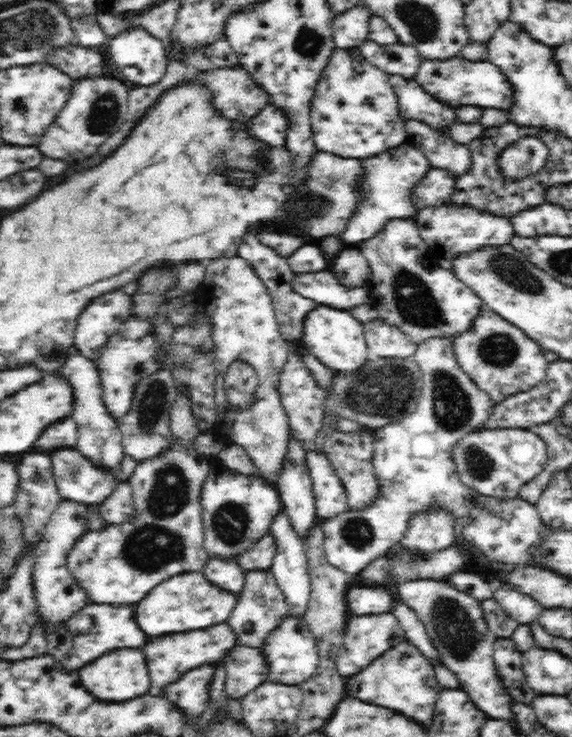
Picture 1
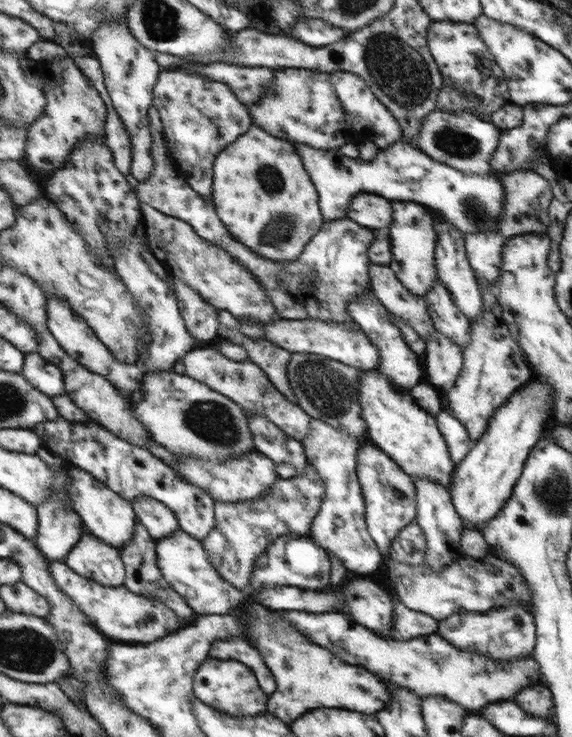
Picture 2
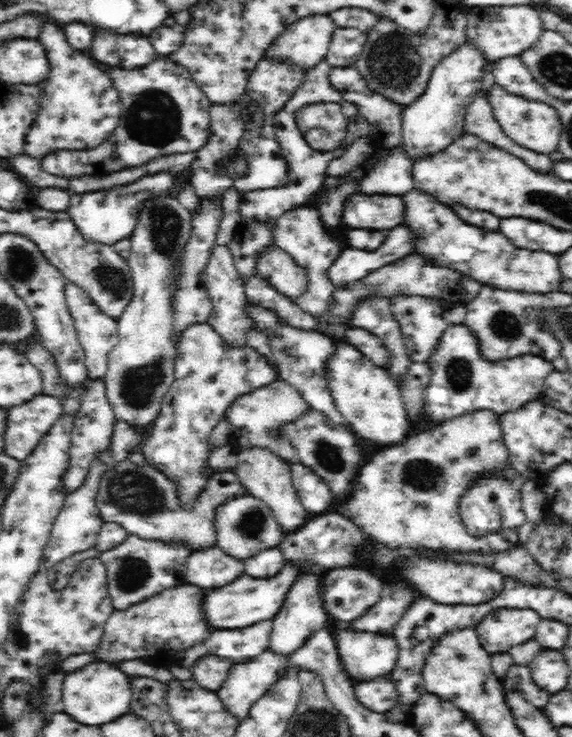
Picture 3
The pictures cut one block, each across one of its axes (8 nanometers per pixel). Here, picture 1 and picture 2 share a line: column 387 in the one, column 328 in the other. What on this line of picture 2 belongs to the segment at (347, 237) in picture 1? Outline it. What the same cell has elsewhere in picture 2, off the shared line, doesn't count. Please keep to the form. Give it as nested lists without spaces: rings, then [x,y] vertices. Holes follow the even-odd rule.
[[[401,140],[384,149],[377,149],[373,154],[373,160],[369,162],[339,155],[338,149],[323,150],[301,142],[294,144],[318,188],[326,222],[345,218],[350,200],[359,195],[359,192],[361,195],[382,196],[390,202],[409,201],[422,204],[432,213],[441,214],[443,220],[449,221],[463,236],[483,230],[495,230],[497,220],[503,216],[506,191],[496,174],[461,172],[434,158],[427,158],[426,153]]]

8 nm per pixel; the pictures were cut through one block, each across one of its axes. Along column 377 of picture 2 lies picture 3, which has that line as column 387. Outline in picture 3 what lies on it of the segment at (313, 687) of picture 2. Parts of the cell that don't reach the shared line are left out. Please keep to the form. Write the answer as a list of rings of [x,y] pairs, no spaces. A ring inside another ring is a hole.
[[[390,677],[356,682],[354,690],[357,701],[370,712],[383,714],[397,703],[397,692]]]

